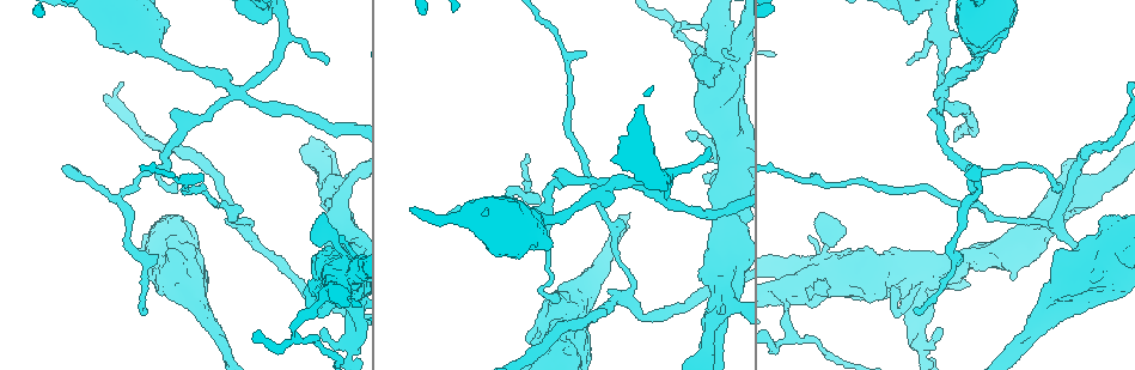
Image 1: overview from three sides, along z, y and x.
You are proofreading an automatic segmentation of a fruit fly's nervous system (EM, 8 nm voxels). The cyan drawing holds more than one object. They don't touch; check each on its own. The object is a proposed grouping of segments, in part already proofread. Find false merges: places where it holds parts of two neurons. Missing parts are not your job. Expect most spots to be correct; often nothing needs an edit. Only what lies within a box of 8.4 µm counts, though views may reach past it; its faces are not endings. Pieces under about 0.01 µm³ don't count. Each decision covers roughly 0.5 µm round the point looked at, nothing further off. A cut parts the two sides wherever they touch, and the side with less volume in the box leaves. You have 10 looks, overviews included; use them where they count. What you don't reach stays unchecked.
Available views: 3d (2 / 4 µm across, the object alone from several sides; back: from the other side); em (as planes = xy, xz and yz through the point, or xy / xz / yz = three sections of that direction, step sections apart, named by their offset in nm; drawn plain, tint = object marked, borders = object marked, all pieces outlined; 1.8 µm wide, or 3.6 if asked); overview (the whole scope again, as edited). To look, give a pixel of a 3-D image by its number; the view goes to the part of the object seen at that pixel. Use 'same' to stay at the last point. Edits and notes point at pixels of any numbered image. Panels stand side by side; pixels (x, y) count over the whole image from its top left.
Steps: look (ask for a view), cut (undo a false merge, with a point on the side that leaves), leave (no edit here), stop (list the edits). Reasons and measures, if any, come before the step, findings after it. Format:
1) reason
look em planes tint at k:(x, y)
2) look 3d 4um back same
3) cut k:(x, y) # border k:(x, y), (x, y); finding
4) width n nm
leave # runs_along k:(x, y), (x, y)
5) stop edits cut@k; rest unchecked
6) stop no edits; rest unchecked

arms part here
look 3d 2um at 1:(1050, 213)

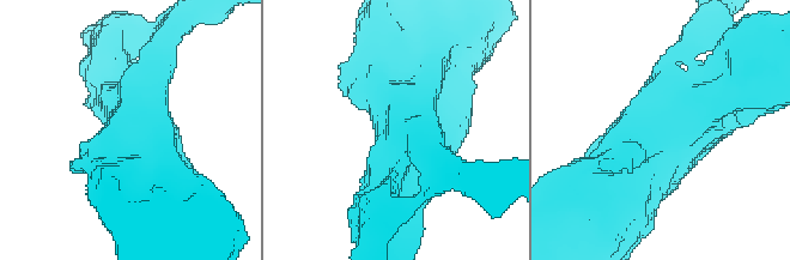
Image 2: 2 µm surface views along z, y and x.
arms 3; arm_widths 200, 360, 650 nm; need the tissue
look em yz step 16 tint at 2:(127, 125)

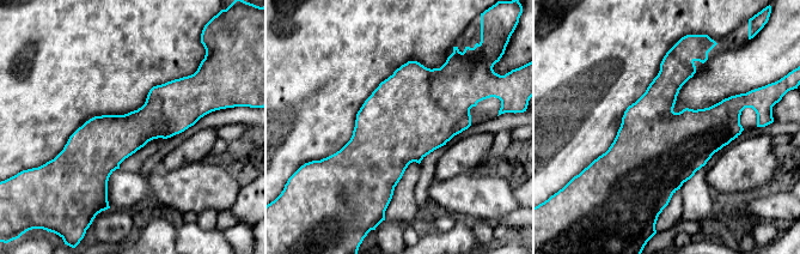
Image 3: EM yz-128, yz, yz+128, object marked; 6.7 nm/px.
cut it another way
look em planes tint same

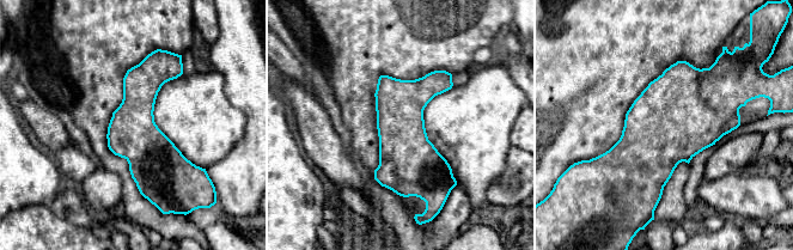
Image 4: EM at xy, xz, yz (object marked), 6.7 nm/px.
leave # runs_along 4:(154, 56), (142, 83), (151, 194); all the same neuron

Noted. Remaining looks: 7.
sudden change in width
look 3d 4um at 1:(737, 141)

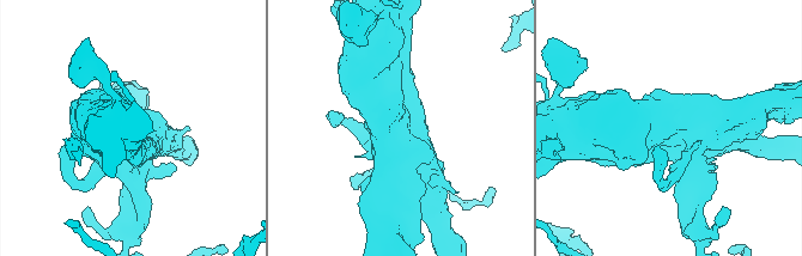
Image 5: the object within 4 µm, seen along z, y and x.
look em 3.6um yz step 4 tint at 5:(664, 134)

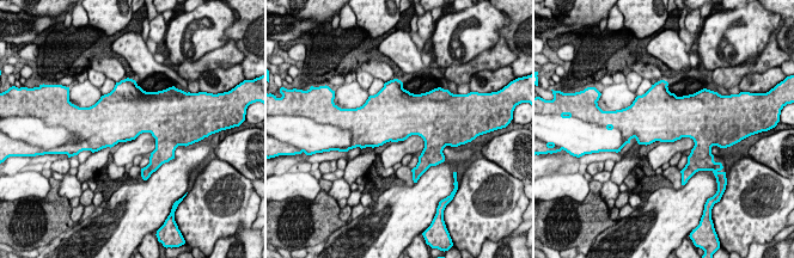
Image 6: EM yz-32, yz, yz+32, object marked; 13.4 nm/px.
look em 3.6um xy step 4 tint same

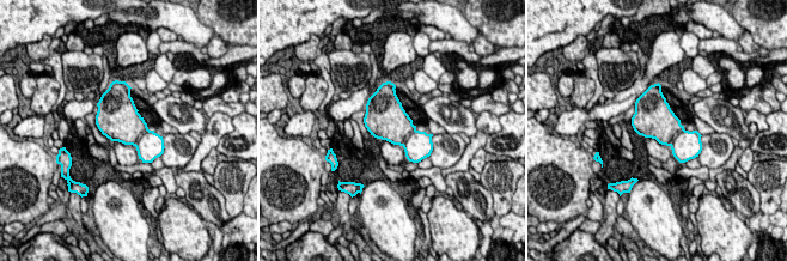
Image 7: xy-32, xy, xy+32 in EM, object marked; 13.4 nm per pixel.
cut 7:(418, 146) # border 7:(415, 128), (402, 145); a second neuron is stuck on

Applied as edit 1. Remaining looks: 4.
thick turns thin
look em 3.6um planes tint at 1:(565, 312)

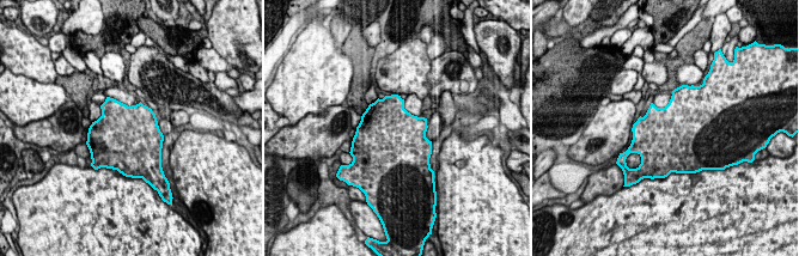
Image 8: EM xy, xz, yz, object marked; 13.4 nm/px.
leave # one neuron here

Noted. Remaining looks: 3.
abrupt turn
look em planes tint at 1:(941, 90)

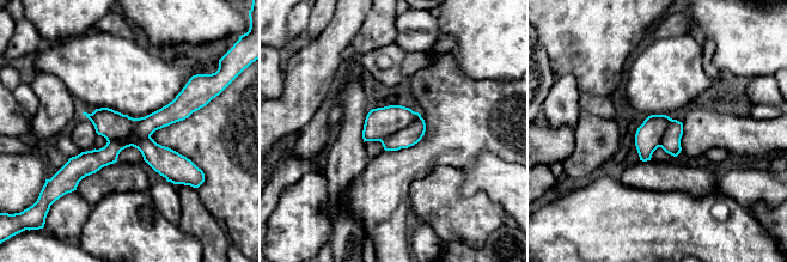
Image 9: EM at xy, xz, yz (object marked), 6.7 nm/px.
cut 9:(410, 135) # border 9:(420, 115), (409, 125), (380, 141); two neurons meet here

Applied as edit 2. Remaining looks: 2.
stop edits cut@7, cut@9; rest unchecked

